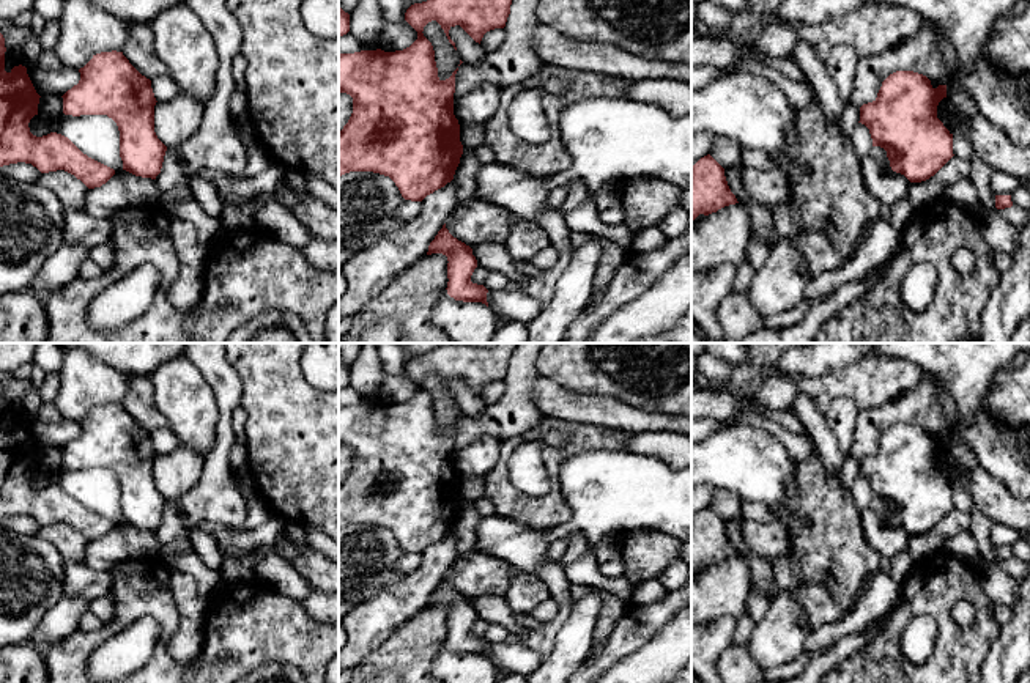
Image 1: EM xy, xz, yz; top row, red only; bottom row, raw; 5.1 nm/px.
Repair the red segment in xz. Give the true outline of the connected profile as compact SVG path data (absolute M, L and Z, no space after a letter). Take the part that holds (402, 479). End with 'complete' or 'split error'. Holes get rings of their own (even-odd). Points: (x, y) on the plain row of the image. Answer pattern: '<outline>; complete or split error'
M466 343L439 346L427 354L414 356L406 362L405 373L417 384L417 392L409 400L395 404L376 401L339 406L339 445L346 445L353 450L353 466L339 485L339 529L350 524L373 524L389 529L402 549L411 554L422 554L427 548L454 532L463 507L460 477L454 467L455 426L458 420L446 433L438 430L435 403L422 386L424 379L436 373L455 403L455 395L449 389L449 382L455 378L460 378L480 397L487 384L506 379L512 353L517 346L518 343L496 343L490 348L468 346Z; complete

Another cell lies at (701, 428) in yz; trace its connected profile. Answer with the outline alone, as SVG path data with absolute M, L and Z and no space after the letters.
M691 419L691 447L712 436L721 428L731 426L734 422L718 422L713 419Z

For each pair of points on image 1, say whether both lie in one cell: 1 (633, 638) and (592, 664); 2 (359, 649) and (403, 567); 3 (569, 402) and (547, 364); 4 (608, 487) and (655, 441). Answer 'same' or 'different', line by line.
1: same
2: different
3: different
4: different

